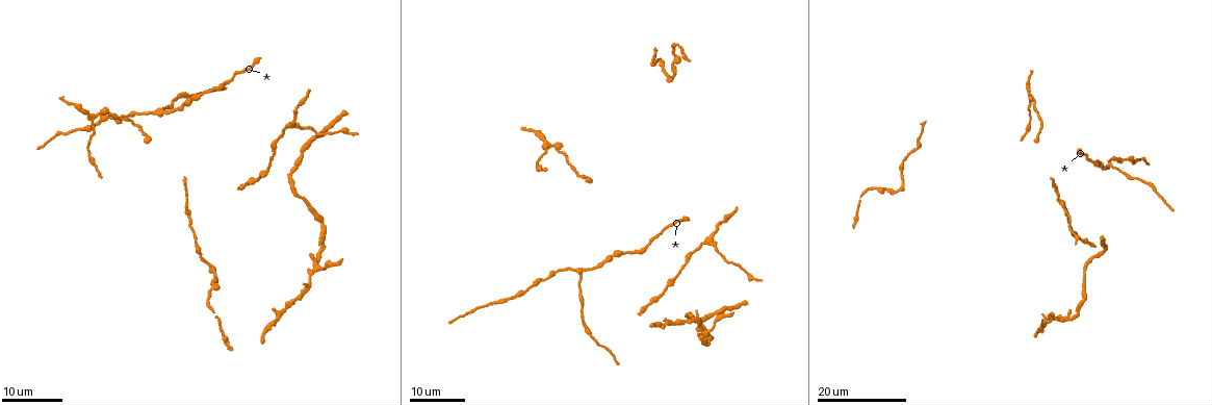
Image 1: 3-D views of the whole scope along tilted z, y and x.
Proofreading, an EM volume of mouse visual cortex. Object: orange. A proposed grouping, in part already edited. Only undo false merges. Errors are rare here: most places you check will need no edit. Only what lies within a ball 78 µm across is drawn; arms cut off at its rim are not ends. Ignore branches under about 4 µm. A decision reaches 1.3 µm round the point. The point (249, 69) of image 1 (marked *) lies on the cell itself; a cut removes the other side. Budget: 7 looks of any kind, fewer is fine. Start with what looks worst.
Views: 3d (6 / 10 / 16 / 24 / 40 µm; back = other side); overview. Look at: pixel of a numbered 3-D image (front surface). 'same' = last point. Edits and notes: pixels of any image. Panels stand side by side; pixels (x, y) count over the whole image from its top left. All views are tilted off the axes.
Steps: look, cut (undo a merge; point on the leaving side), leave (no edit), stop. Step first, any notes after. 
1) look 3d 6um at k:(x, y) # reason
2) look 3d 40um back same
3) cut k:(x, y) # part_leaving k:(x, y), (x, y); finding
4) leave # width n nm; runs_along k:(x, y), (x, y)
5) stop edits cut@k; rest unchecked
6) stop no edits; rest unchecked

look 3d 16um at 1:(162, 110) # three-way junction

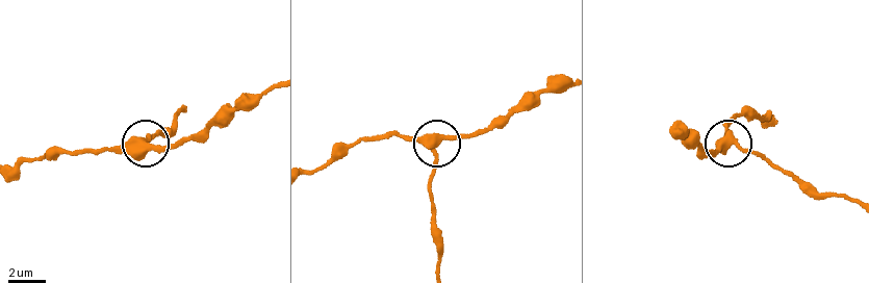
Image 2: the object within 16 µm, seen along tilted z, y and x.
look 3d 10um at 2:(138, 139)

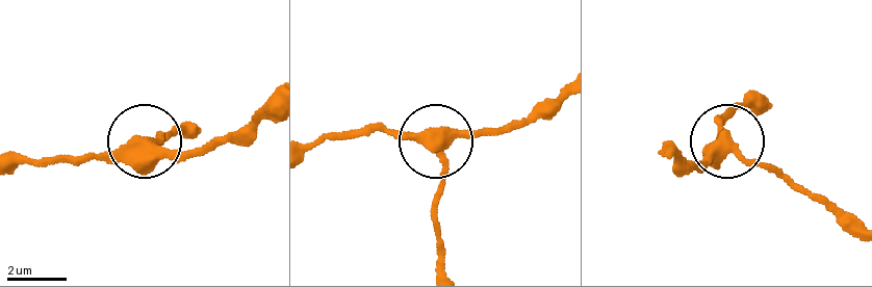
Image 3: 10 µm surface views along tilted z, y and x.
look 3d 6um at 3:(731, 144)

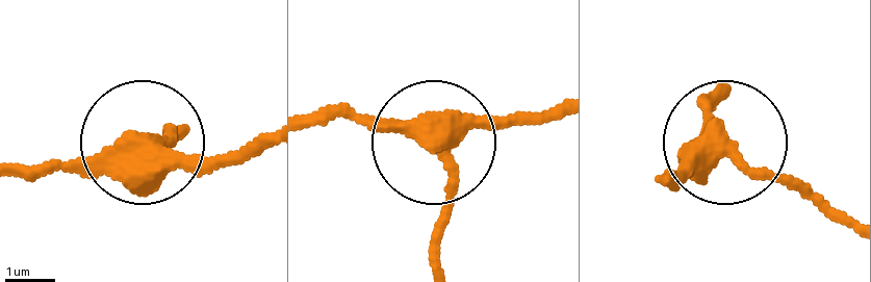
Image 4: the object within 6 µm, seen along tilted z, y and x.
leave # width 380 nm; runs_along 4:(661, 176), (721, 138), (839, 213); continuous, no second cell

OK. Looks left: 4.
look 3d 24um at 1:(708, 235)

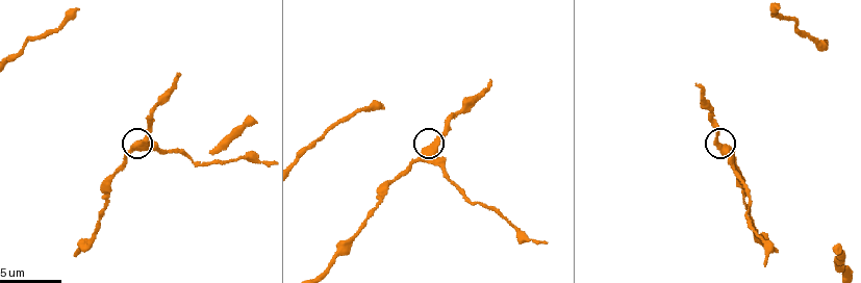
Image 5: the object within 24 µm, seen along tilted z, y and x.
look 3d 10um at 5:(432, 146)

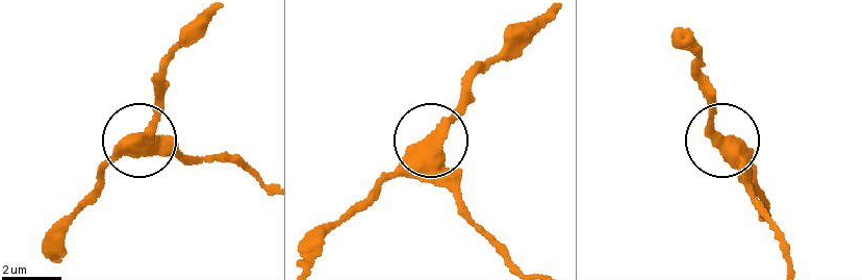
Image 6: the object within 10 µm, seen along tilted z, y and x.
look 3d 6um at 6:(725, 140)

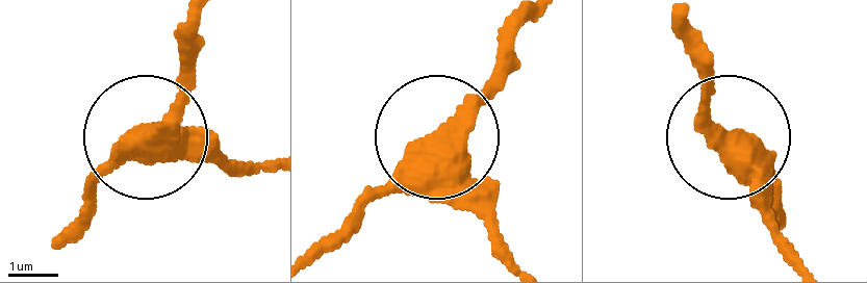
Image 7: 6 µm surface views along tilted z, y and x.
leave # continuous, no second cell

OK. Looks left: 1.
stop no edits; rest unchecked

